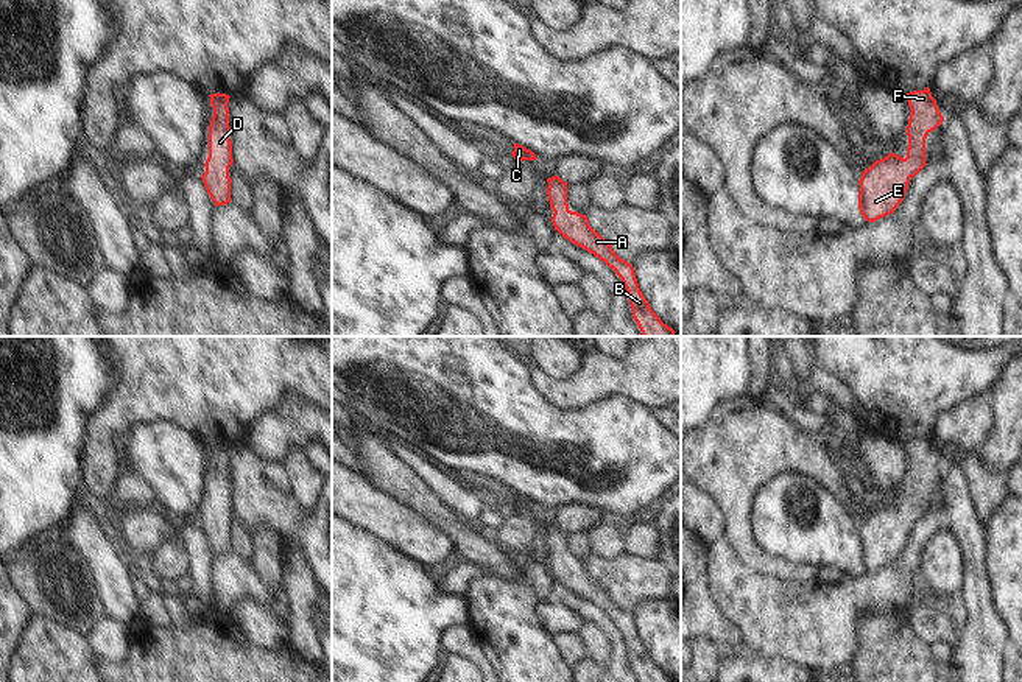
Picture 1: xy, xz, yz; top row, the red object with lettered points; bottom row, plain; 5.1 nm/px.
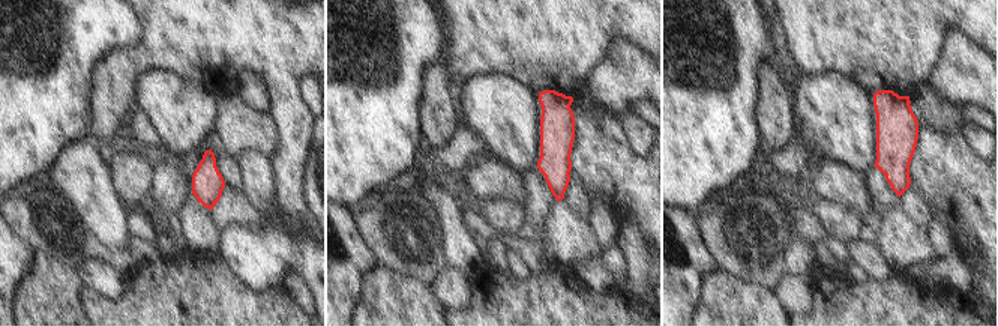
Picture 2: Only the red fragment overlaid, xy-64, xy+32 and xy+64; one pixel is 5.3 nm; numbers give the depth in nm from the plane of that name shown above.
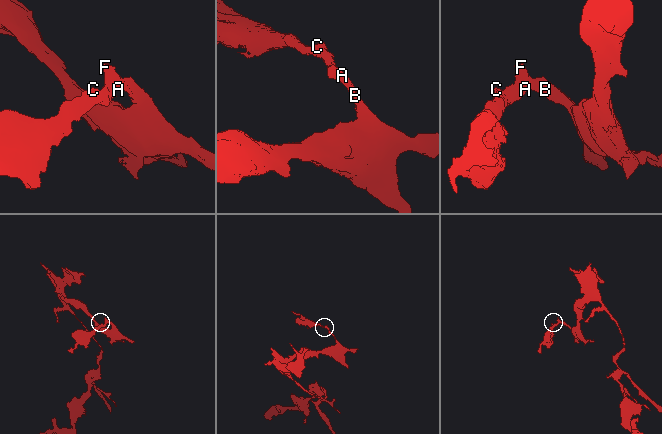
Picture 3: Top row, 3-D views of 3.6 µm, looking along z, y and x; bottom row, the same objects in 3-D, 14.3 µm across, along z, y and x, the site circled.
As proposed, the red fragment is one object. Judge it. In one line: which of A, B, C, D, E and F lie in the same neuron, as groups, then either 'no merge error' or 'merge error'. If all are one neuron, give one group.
A B C D E F; no merge error

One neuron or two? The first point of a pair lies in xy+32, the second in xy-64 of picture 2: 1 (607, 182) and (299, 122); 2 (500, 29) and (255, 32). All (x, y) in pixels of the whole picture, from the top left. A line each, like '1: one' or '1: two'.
1: two
2: one

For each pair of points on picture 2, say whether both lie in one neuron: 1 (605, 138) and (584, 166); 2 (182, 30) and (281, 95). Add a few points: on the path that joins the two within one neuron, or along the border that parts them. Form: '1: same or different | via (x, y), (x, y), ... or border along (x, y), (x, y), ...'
1: same | via (601, 144), (601, 149), (590, 159)
2: same | via (209, 30), (228, 30), (266, 68)

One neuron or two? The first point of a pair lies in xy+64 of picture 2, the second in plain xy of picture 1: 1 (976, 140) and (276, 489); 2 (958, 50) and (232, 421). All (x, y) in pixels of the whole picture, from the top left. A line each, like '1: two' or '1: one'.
1: two
2: two

